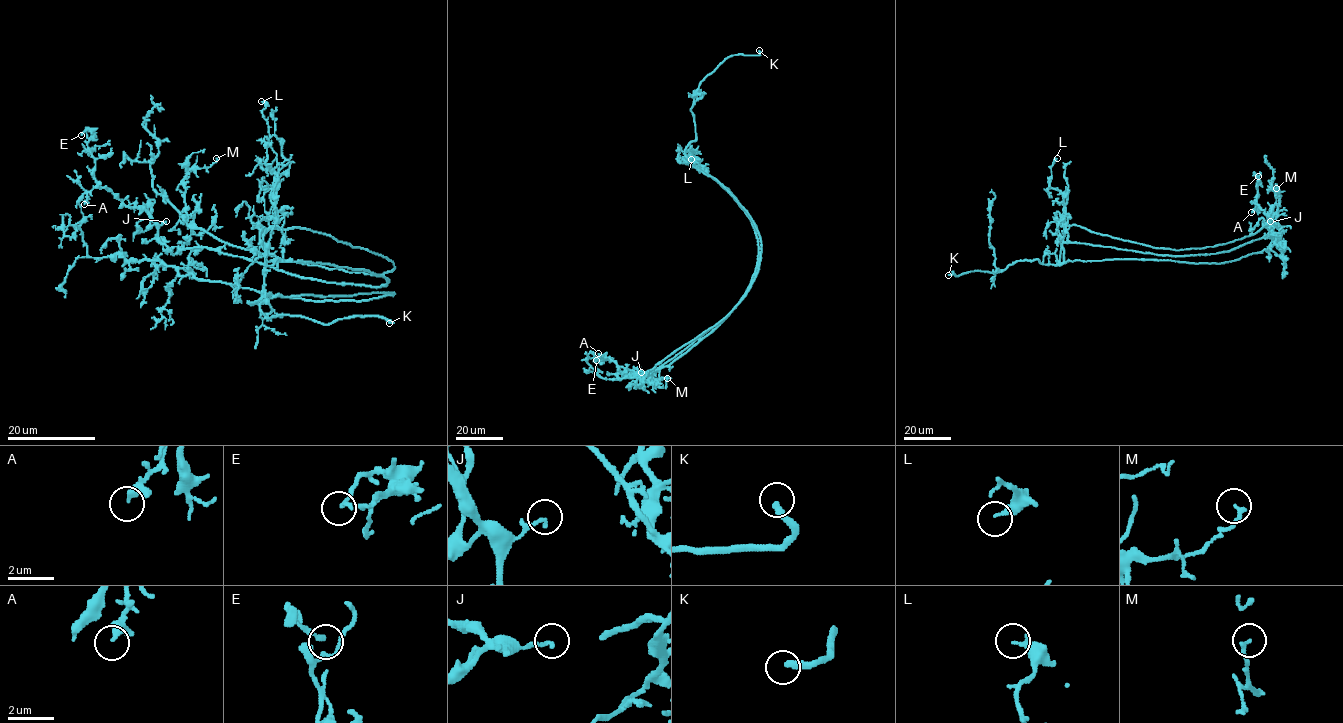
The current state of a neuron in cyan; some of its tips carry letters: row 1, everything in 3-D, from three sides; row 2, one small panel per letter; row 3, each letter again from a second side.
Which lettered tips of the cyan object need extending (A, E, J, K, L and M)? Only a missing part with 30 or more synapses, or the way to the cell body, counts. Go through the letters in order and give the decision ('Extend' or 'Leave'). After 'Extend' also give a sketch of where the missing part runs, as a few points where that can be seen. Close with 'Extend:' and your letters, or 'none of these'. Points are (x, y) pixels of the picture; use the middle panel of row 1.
A: Leave
E: Leave
J: Leave
K: Extend. Course of what is missing: (759, 50), (737, 52), (719, 41), (704, 40)
L: Leave
M: Leave
Extend: K

